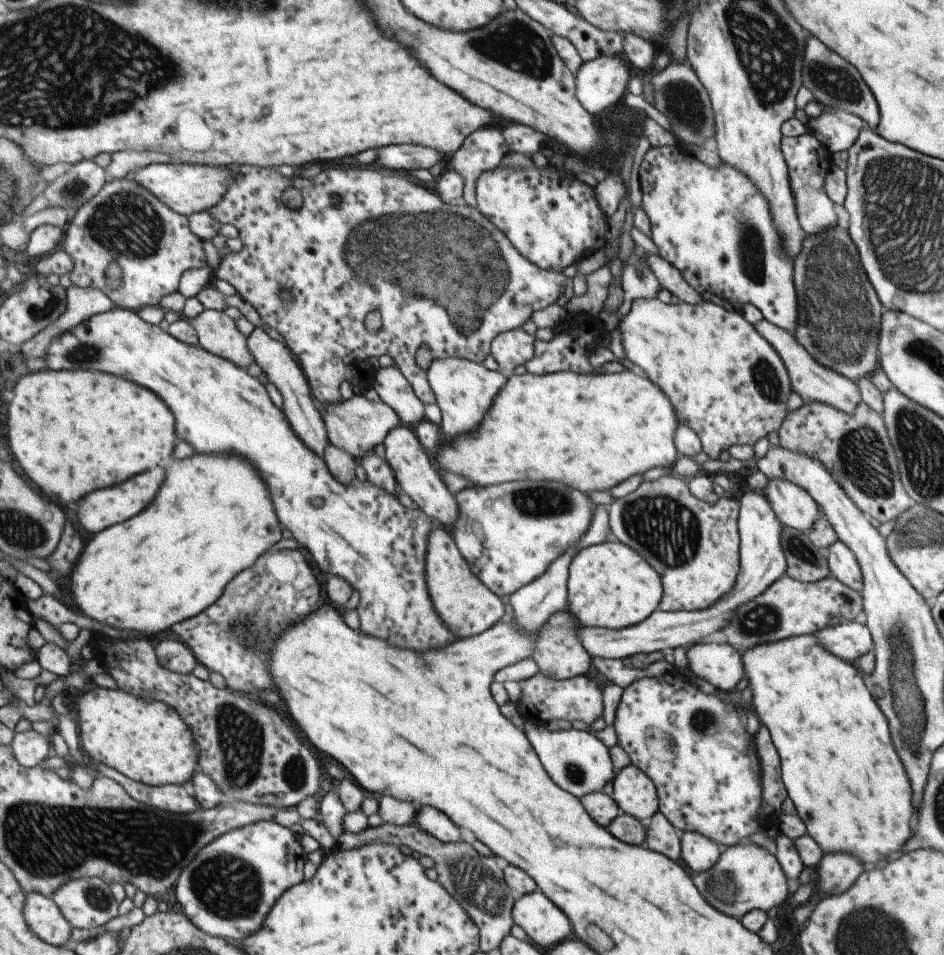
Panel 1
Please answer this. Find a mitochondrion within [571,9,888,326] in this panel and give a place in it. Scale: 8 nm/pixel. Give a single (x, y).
(683, 100)

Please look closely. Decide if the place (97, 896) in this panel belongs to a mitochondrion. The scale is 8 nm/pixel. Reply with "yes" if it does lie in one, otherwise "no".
yes

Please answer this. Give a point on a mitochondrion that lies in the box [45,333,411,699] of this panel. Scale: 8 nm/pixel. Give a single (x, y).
(83, 353)

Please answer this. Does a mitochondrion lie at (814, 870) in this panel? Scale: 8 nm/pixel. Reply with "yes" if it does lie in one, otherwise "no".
no

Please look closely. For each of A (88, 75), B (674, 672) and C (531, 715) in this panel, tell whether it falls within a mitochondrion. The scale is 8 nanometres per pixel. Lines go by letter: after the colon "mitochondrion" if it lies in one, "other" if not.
A: mitochondrion
B: other
C: other

